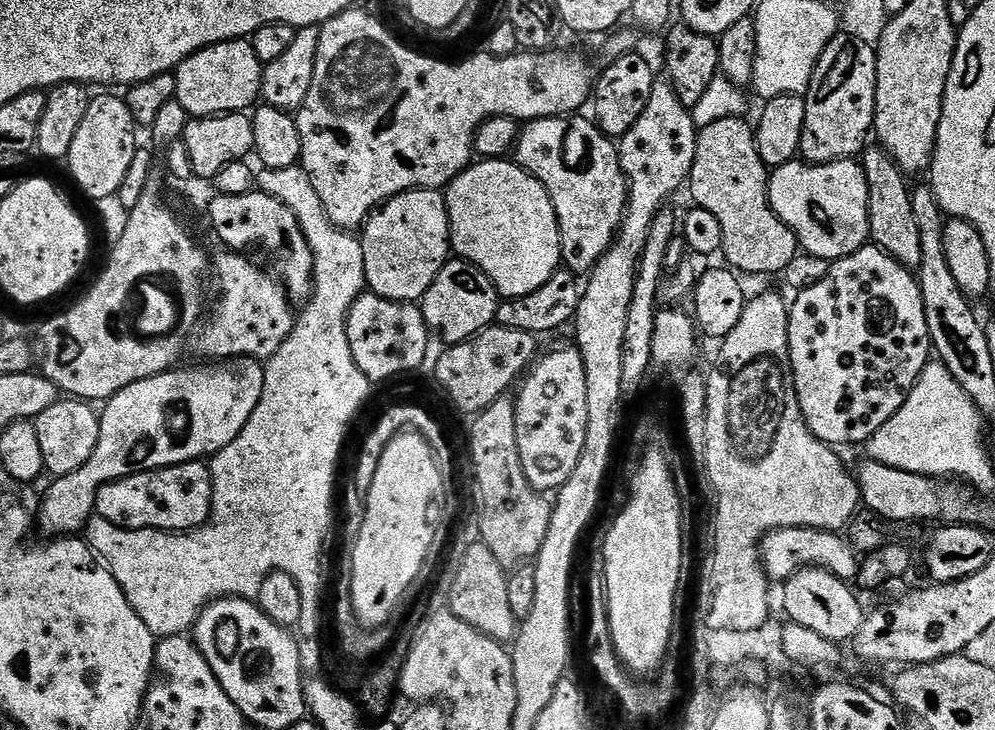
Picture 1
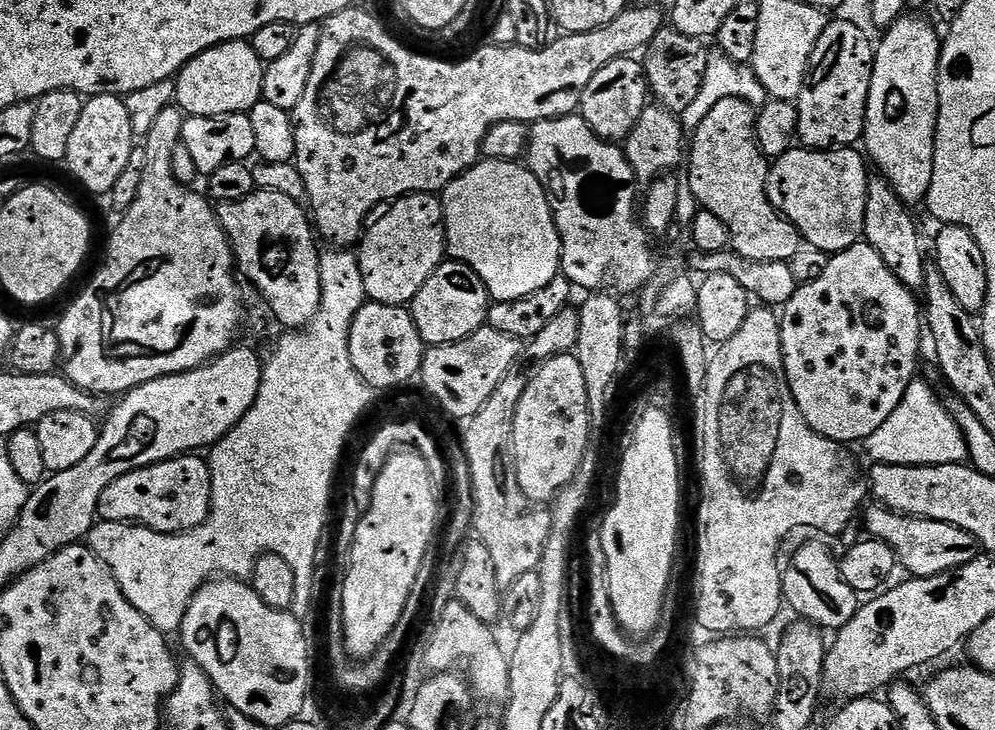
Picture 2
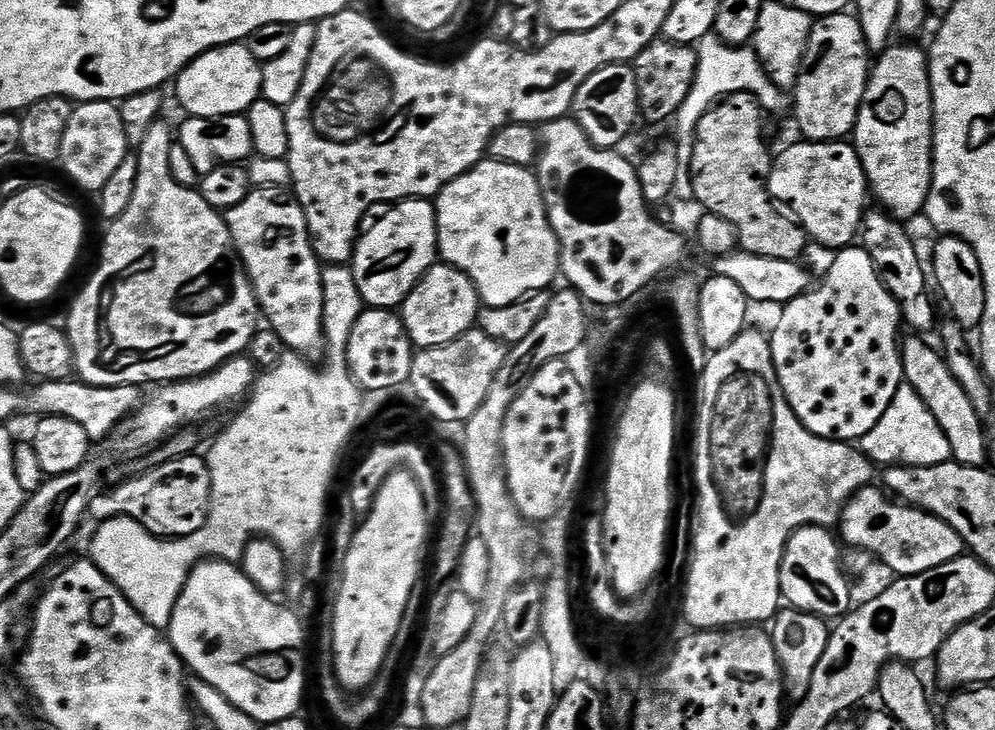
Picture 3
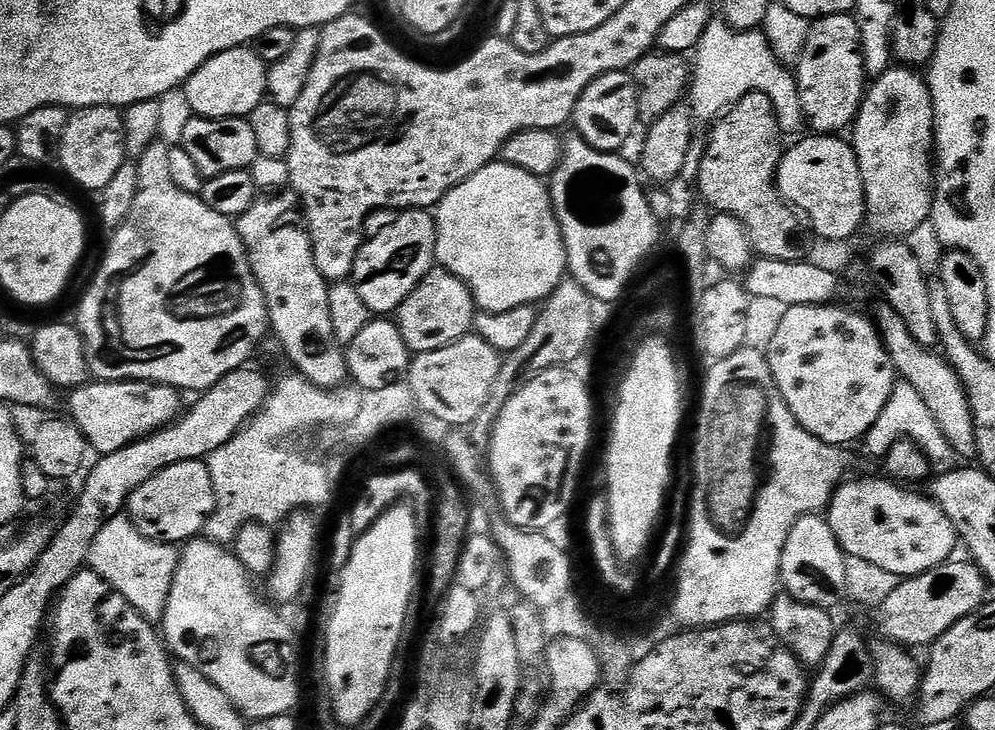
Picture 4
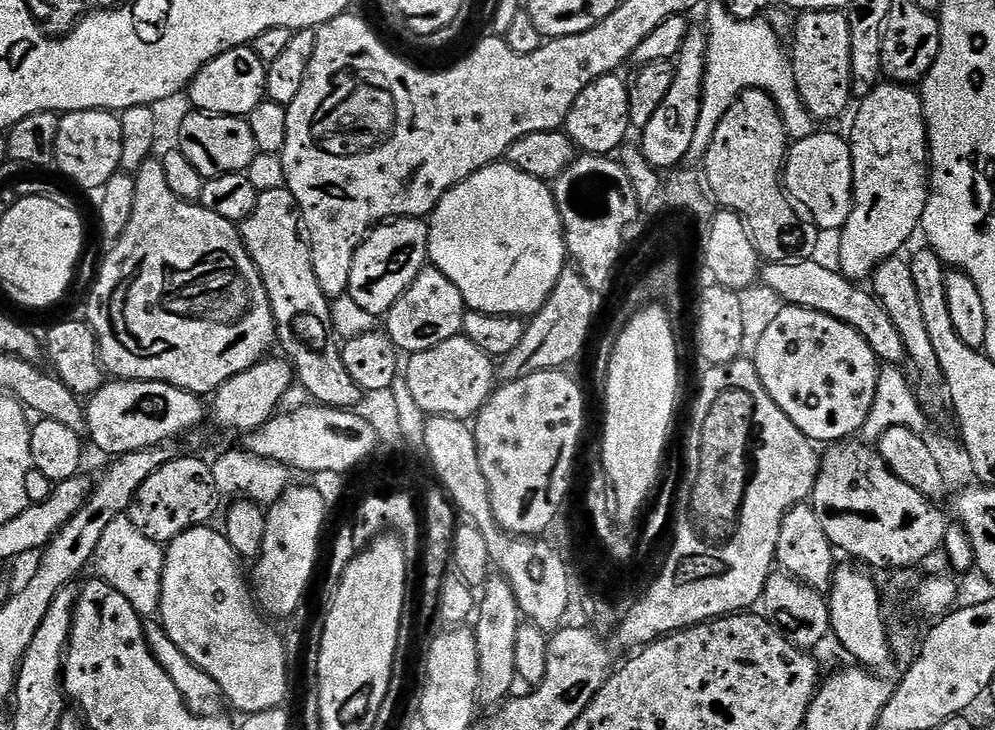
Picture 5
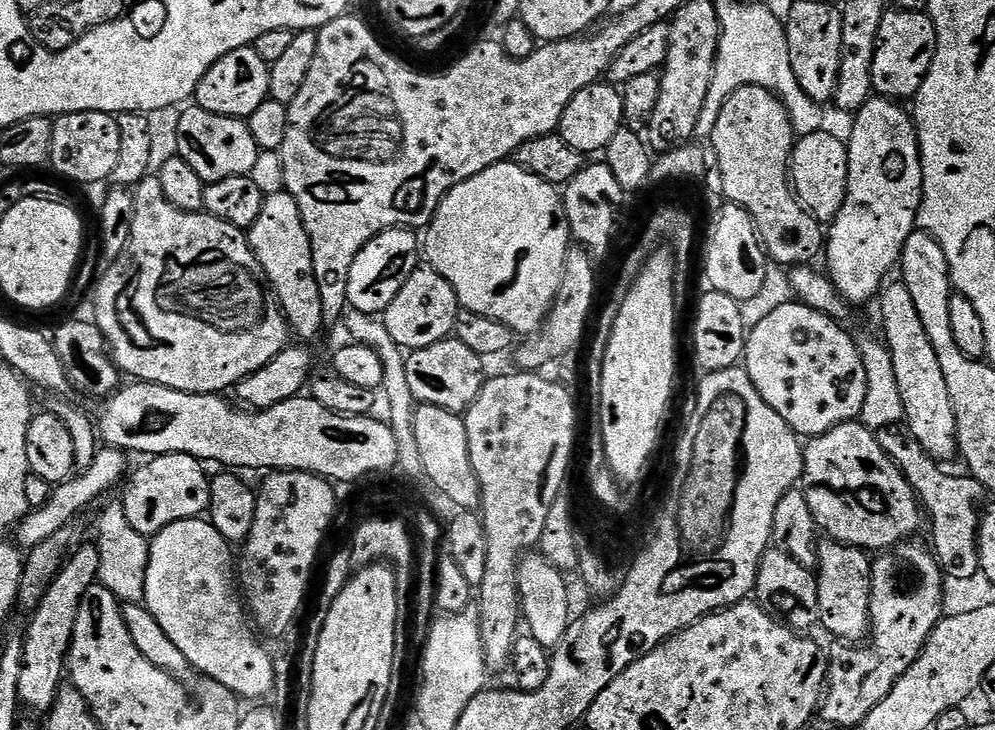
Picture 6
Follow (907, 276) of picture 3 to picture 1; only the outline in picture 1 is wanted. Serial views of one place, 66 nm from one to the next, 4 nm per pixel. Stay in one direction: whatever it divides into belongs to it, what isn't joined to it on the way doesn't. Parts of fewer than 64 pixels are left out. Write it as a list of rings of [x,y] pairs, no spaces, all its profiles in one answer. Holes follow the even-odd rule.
[[[879,146],[872,147],[862,156],[868,183],[868,231],[871,243],[893,256],[902,266],[919,269],[922,262],[922,234],[920,224],[914,222],[910,184],[904,181],[907,180],[906,173],[893,162],[890,153]]]

